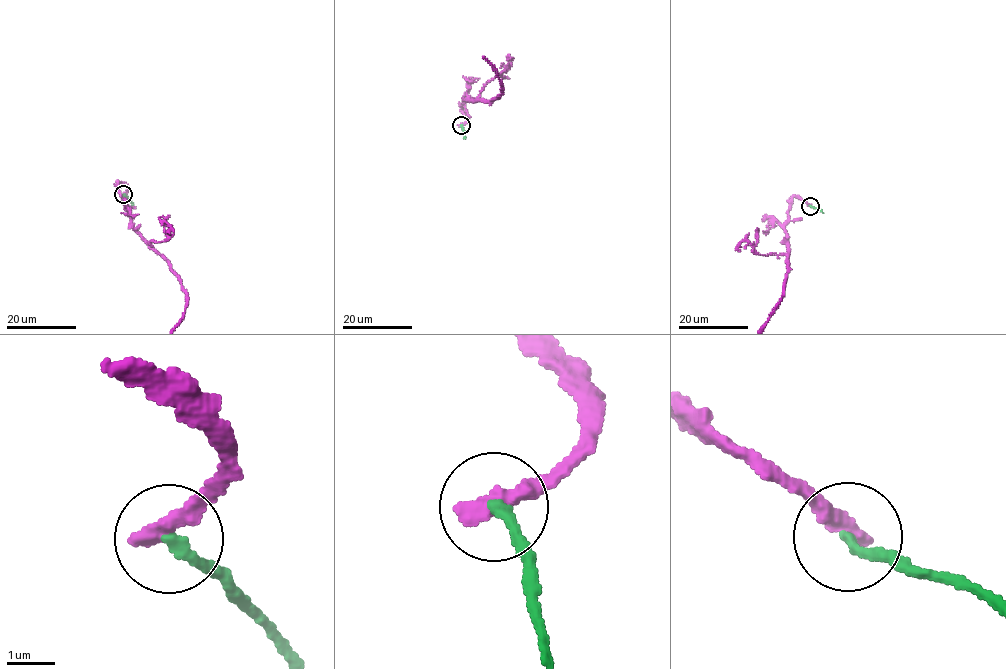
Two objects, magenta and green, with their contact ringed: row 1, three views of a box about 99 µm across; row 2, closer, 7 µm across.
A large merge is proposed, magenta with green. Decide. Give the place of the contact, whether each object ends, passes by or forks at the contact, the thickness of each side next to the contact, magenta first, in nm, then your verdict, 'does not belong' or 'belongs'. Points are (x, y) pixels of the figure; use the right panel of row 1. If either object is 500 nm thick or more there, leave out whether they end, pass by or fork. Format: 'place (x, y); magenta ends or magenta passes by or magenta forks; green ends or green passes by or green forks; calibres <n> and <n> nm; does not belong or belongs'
place (810, 206); magenta ends; green ends; calibres 440 and 220 nm; does not belong

